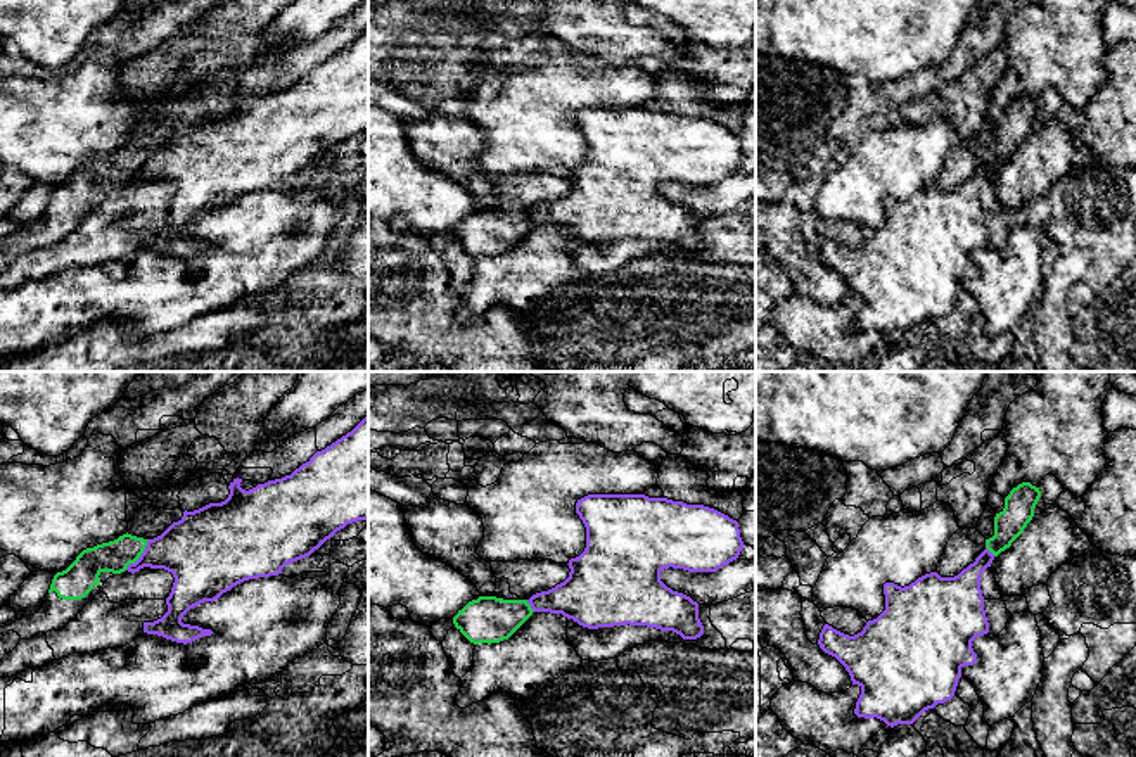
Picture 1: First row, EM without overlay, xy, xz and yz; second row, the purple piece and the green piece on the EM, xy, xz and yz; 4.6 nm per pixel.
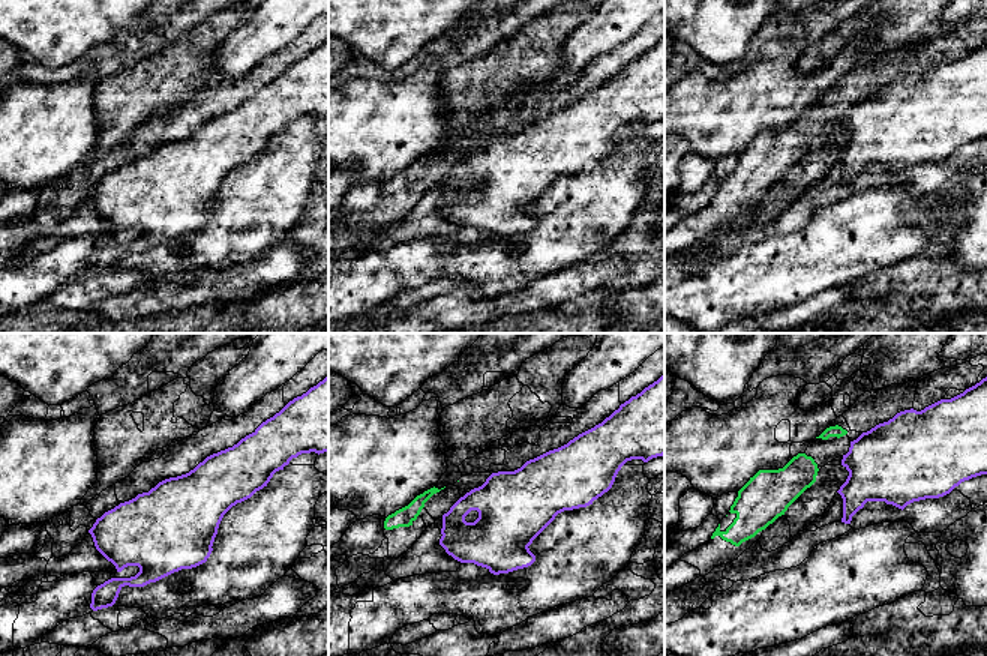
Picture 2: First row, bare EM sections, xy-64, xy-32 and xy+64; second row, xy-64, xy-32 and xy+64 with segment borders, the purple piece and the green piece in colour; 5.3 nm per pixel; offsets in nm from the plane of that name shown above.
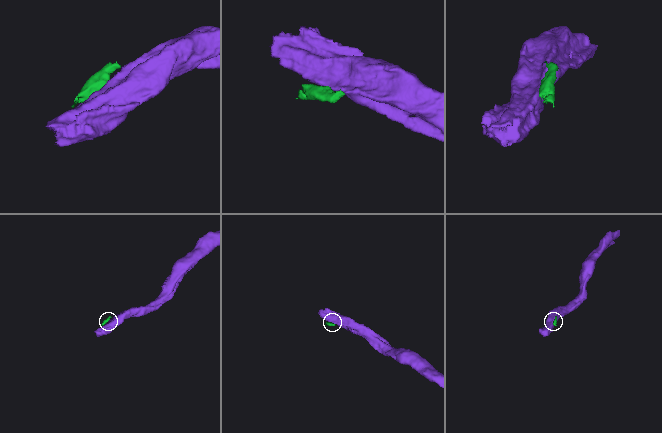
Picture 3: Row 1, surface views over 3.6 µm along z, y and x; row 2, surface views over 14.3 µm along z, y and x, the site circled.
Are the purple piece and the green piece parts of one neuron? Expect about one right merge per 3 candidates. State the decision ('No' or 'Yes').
No

